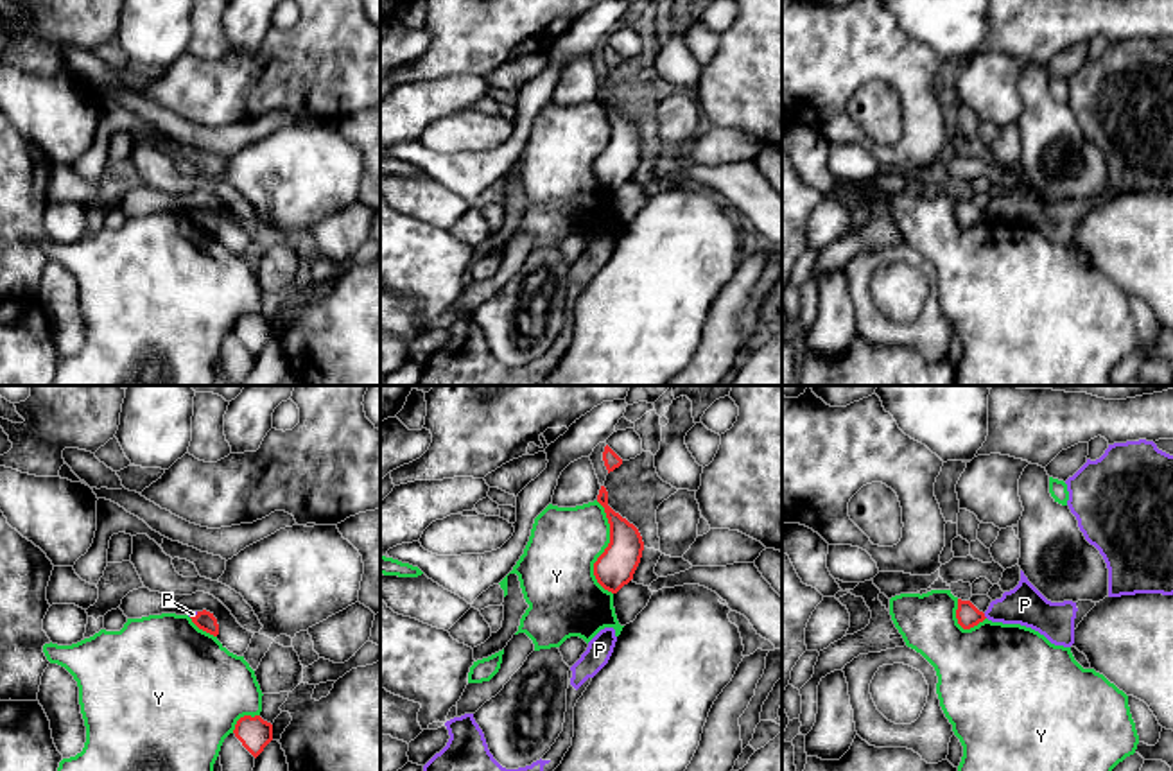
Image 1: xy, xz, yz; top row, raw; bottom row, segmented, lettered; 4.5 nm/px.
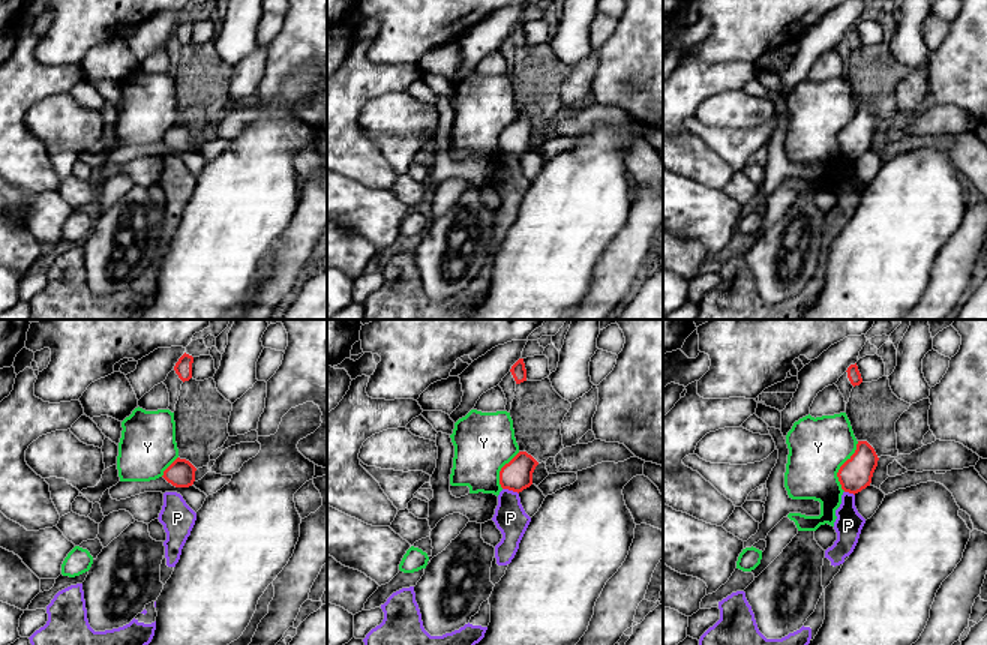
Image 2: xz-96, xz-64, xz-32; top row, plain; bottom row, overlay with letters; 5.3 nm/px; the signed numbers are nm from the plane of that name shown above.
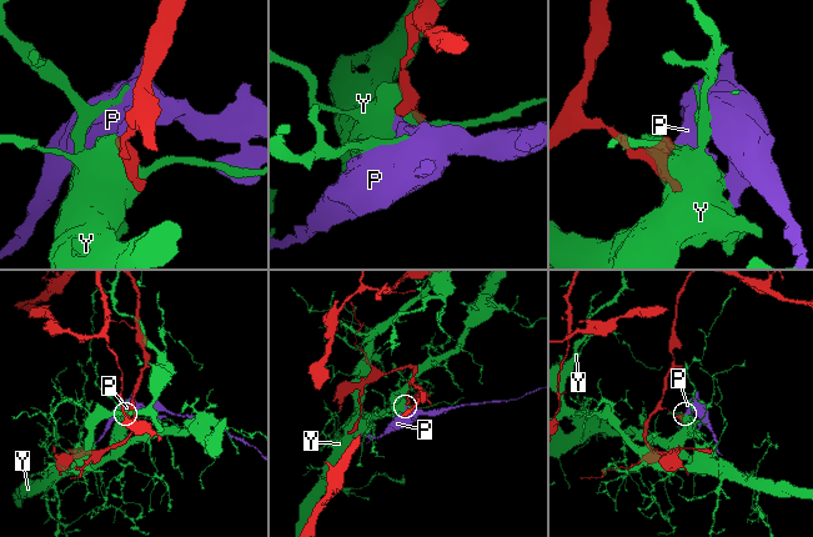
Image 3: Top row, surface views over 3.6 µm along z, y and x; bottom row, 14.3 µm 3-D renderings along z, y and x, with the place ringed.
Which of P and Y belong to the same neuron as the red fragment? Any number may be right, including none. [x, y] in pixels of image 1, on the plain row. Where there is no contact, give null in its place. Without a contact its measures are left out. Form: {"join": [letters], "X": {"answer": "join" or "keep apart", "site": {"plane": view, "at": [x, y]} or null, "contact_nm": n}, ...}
{"join": [], "P": {"answer": "keep apart", "site": {"plane": "yz", "at": [983, 214]}, "contact_nm": 30}, "Y": {"answer": "keep apart", "site": {"plane": "xz", "at": [605, 147]}, "contact_nm": 440}}

